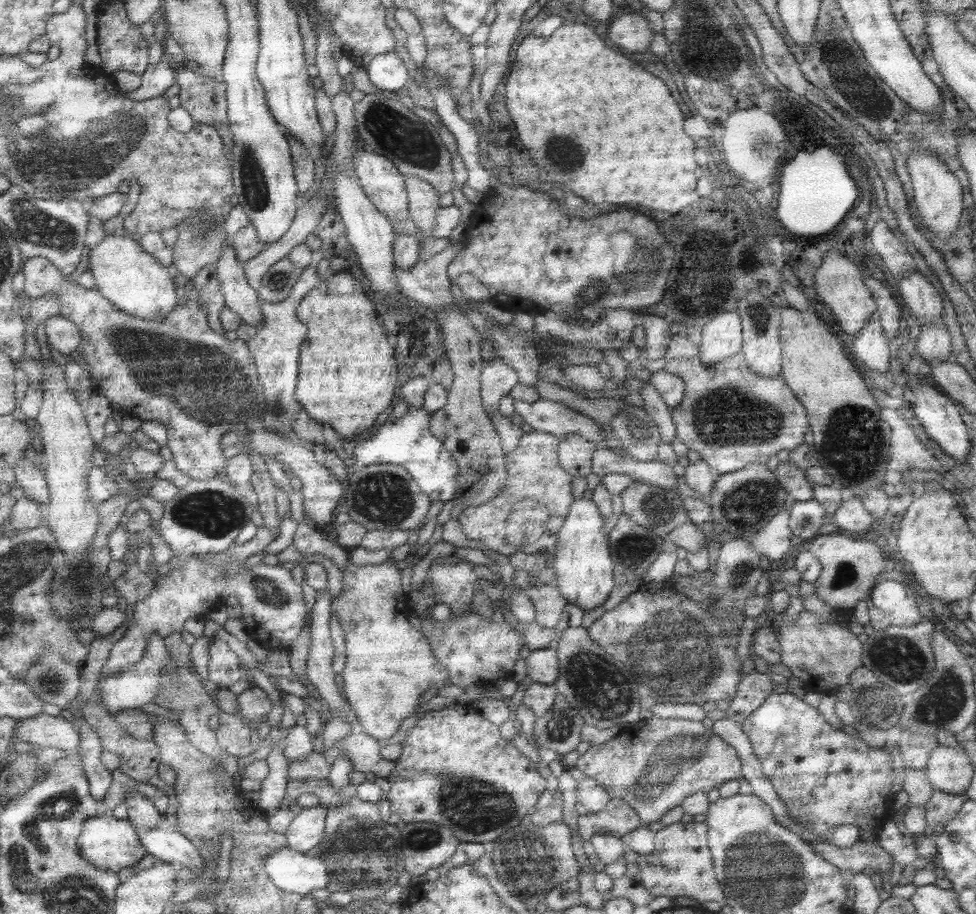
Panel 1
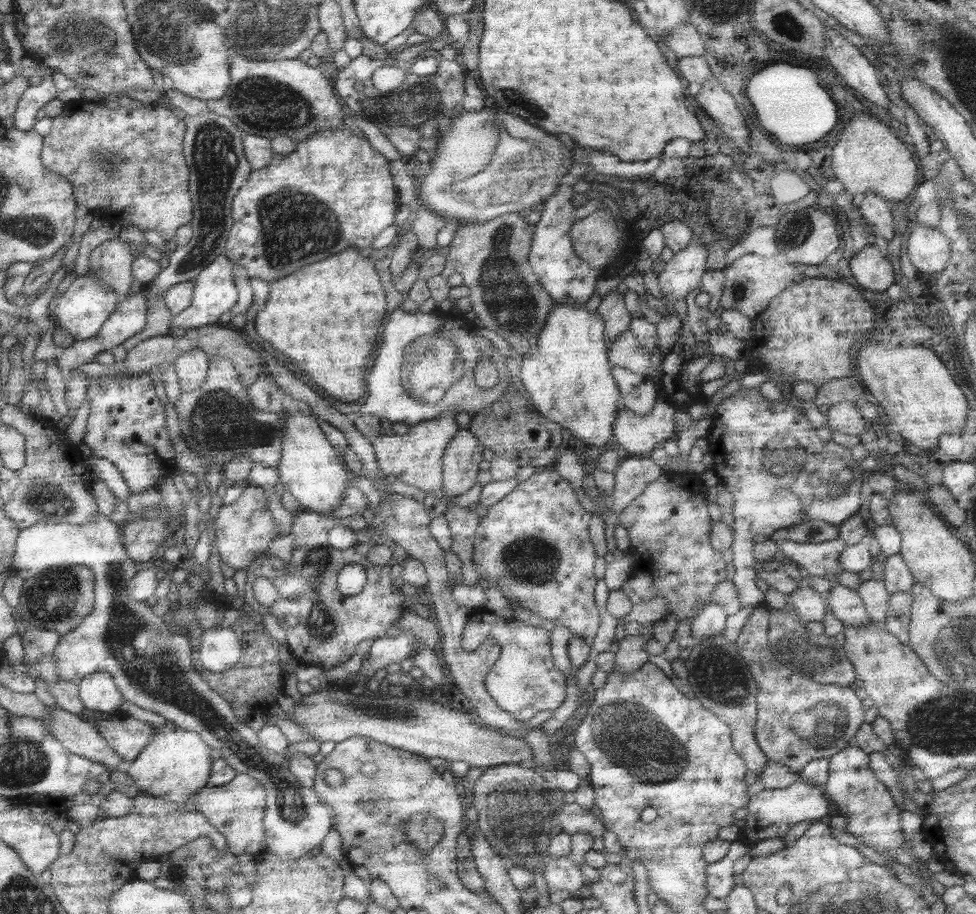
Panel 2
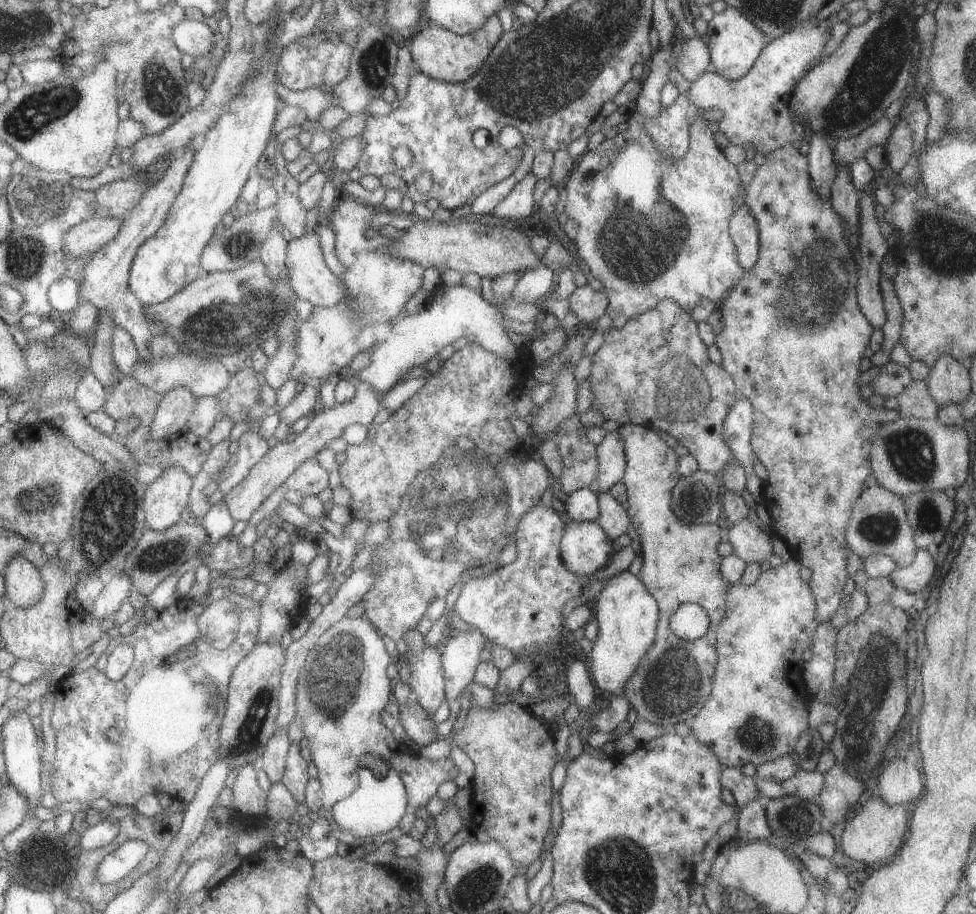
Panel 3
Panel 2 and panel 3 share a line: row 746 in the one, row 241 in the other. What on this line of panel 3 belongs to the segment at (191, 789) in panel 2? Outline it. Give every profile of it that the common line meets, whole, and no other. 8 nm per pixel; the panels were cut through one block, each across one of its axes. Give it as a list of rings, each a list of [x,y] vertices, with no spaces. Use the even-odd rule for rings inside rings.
[[[275,2],[265,22],[259,22],[251,28],[251,54],[257,58],[255,70],[239,84],[235,96],[225,106],[221,106],[221,114],[215,116],[215,122],[211,122],[211,126],[199,138],[193,162],[185,174],[179,194],[167,210],[161,228],[135,252],[129,268],[129,292],[143,308],[165,302],[189,286],[193,280],[203,276],[199,266],[201,250],[205,242],[209,242],[209,238],[221,228],[223,216],[231,212],[243,184],[249,182],[249,176],[255,172],[255,166],[271,140],[273,120],[281,108],[281,100],[275,92],[279,90],[277,62],[283,52],[275,46],[283,32],[283,22],[279,26],[279,20],[275,16],[279,10],[277,4],[279,2]]]

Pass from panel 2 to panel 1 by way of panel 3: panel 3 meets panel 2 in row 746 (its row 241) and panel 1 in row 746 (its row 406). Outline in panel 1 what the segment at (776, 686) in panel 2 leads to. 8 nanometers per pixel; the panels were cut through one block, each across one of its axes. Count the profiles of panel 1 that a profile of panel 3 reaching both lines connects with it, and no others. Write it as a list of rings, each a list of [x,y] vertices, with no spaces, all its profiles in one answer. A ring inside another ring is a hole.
[[[769,694],[767,700],[755,712],[747,716],[747,720],[741,724],[741,732],[747,736],[751,750],[755,758],[761,764],[761,774],[771,784],[771,790],[775,796],[785,804],[787,814],[797,820],[807,832],[811,832],[817,840],[821,840],[825,834],[829,834],[833,828],[843,824],[853,824],[859,830],[873,832],[875,836],[885,824],[885,818],[881,818],[887,812],[887,798],[891,800],[893,792],[893,768],[891,768],[891,754],[883,748],[869,748],[867,742],[863,742],[857,736],[843,734],[841,730],[831,728],[817,708],[807,706],[801,696],[795,694]]]

